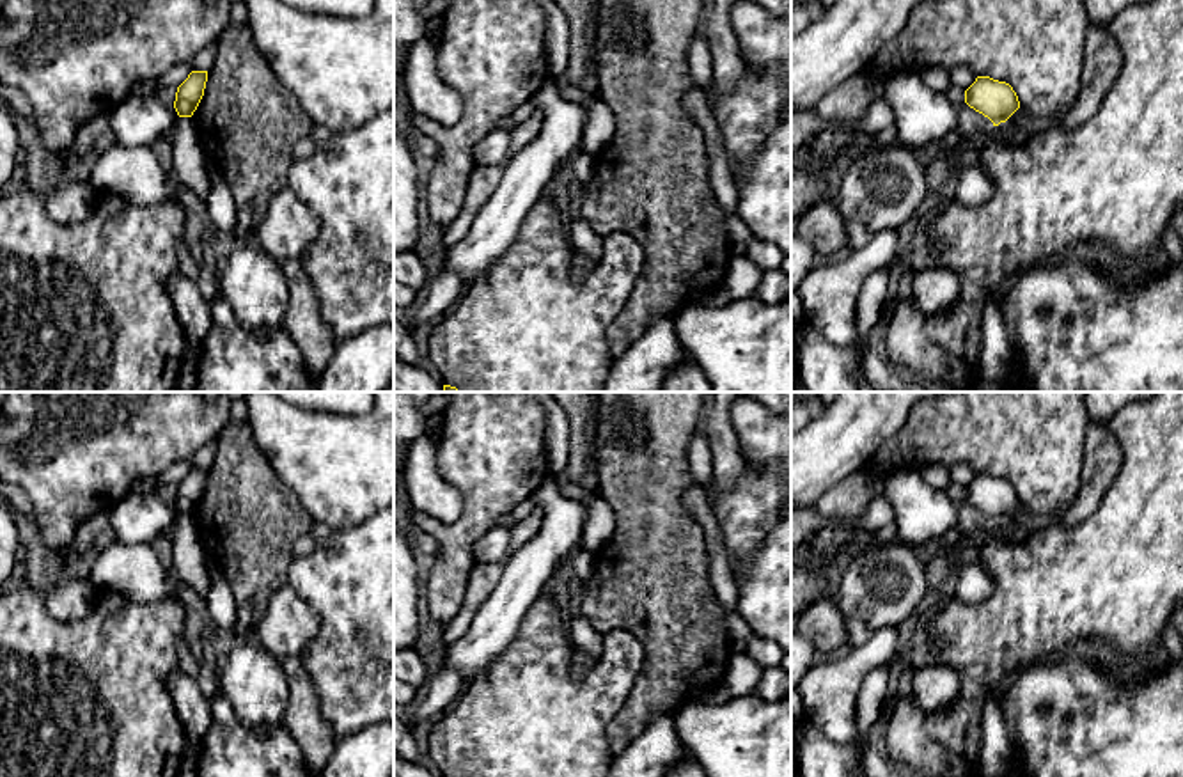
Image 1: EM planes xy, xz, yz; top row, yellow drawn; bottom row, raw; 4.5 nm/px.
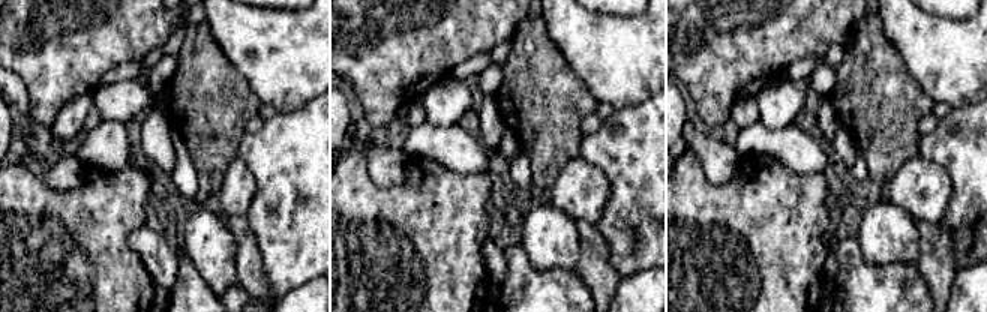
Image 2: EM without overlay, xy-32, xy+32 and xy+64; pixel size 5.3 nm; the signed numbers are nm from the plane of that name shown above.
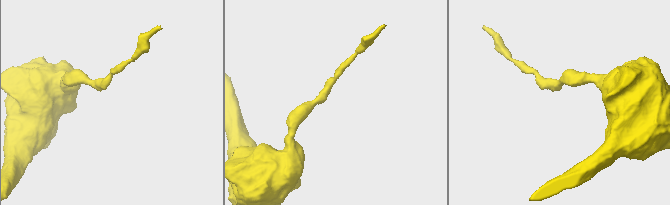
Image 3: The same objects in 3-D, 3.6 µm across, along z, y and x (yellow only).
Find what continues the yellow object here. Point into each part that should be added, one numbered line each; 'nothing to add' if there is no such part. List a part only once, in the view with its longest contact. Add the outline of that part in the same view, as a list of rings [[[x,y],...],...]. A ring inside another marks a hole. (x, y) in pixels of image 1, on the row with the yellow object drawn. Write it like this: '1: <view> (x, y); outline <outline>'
nothing to add

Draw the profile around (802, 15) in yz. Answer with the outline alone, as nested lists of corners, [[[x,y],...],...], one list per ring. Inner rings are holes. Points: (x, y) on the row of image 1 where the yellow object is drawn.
[[[805,0],[791,7],[791,37],[802,34],[821,12],[821,0]]]

